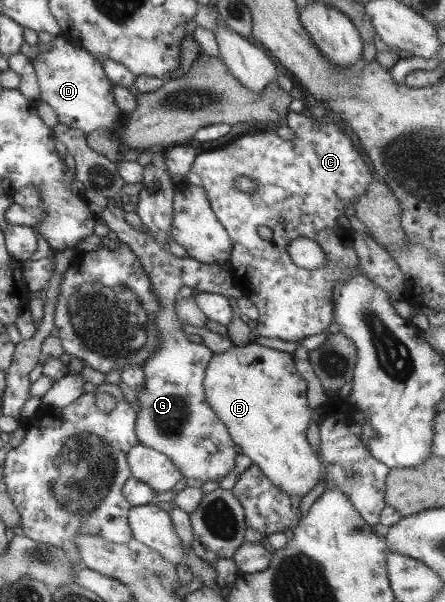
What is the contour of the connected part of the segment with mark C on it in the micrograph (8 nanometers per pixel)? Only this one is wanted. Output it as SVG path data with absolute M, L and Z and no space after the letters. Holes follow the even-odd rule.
M290 111L285 116L283 123L292 130L292 134L294 134L292 139L283 140L278 137L275 132L267 132L261 127L250 132L245 132L232 143L223 146L223 148L211 151L201 151L198 153L194 157L190 170L186 173L185 179L190 186L199 186L204 189L211 211L215 214L218 222L222 225L222 228L224 228L225 233L228 235L230 243L232 243L232 250L229 251L229 257L227 258L227 261L230 264L229 273L232 276L232 284L238 290L241 290L243 296L248 298L258 310L258 318L256 319L254 334L262 336L262 338L280 338L280 340L288 340L288 342L298 342L301 338L306 338L306 336L314 336L315 334L325 332L327 328L333 324L333 288L339 280L346 280L359 271L359 262L355 251L352 249L352 232L344 225L343 214L344 210L349 205L354 205L355 202L363 196L367 186L373 181L373 178L372 174L368 171L362 156L356 151L350 138L342 132L342 128L338 126L337 121L332 121L328 118L323 120L312 120L306 111L298 114ZM239 176L245 176L255 184L254 190L251 193L243 193L242 191L237 191L235 189L235 178L238 178ZM260 226L266 226L266 228L272 232L272 238L270 238L270 240L262 240L262 238L260 238L256 231ZM298 237L313 240L313 242L322 250L322 253L325 256L325 263L321 267L316 267L314 270L306 270L294 266L294 263L288 256L287 247L291 241Z

